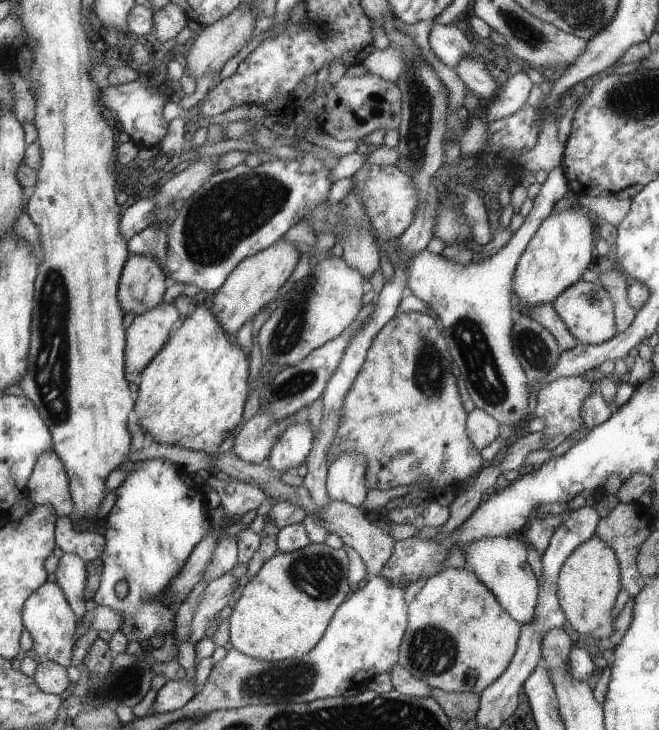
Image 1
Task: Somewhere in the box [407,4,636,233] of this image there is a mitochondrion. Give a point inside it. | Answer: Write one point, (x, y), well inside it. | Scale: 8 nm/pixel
(534, 39)

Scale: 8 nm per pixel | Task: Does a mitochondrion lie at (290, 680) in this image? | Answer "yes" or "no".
yes

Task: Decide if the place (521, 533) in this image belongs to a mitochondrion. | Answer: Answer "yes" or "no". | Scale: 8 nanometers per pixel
no

